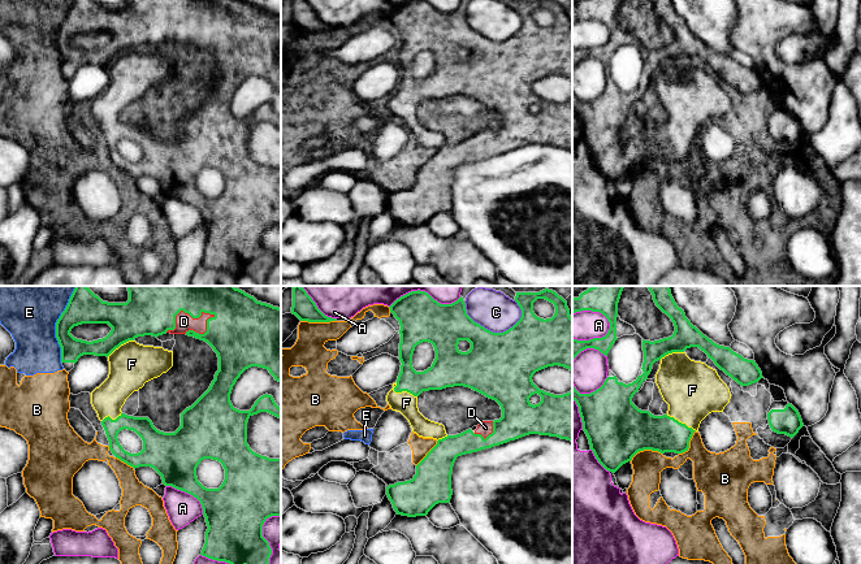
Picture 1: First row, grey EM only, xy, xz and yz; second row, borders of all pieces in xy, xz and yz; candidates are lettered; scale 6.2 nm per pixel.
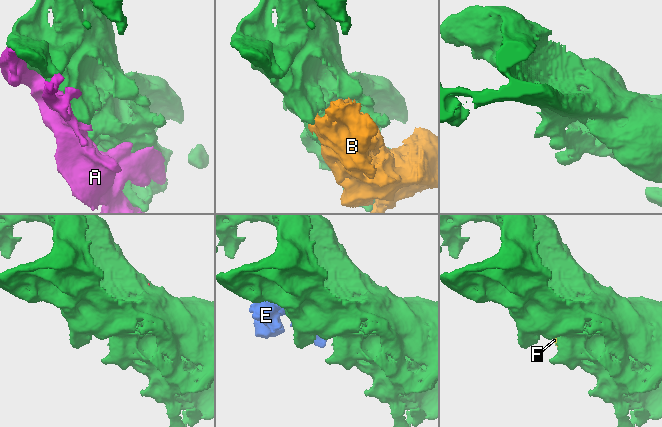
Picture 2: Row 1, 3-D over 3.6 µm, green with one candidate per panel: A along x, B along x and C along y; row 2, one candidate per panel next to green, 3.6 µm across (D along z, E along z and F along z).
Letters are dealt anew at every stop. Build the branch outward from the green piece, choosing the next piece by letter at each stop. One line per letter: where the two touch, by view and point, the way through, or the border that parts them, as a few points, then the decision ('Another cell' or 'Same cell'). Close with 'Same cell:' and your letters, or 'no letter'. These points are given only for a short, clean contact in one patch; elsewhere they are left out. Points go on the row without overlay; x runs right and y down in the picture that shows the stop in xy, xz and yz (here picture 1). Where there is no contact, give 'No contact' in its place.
A: Touches green at xy (189, 202). Another cell
B: Touches green at xz (317, 30). Another cell
C: Touches green at xz (489, 39). Another cell
D: Touches green at xy (185, 21). Same cell
E: Touches green at xy (56, 35). Another cell
F: Touches green at xz (402, 99). Same cell
Same cell: D, F

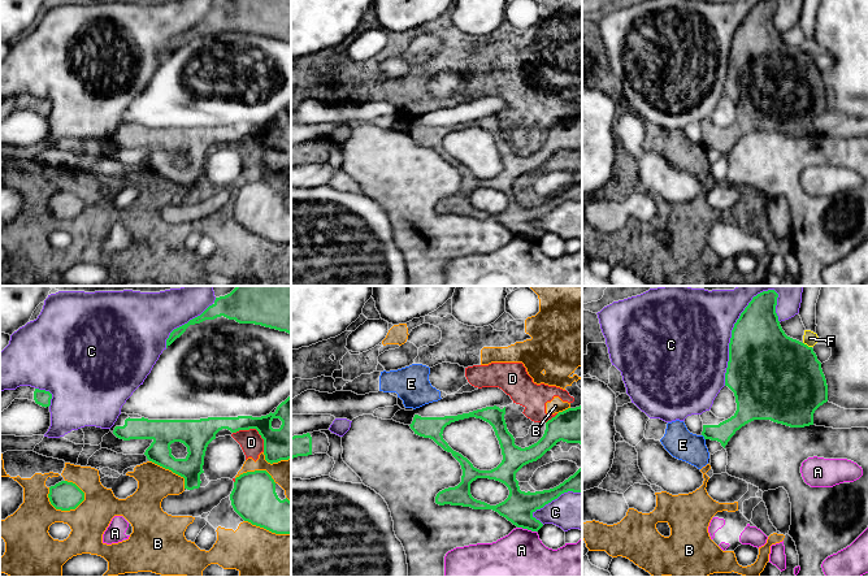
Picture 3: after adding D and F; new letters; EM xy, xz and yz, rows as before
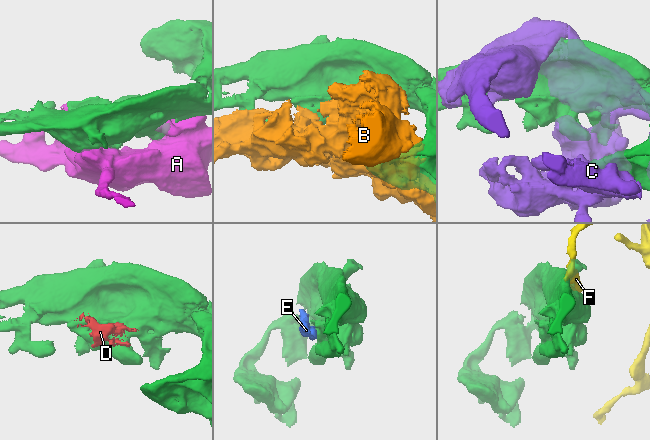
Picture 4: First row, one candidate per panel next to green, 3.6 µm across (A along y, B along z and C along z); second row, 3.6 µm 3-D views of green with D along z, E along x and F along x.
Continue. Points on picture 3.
A: Touches green at xz (526, 237). Another cell
B: Touches green at xy (60, 217). Another cell
C: Touches green at yz (732, 46). Another cell
D: Touches green at xy (255, 137). Another cell
E: Touches green at yz (703, 144). Boundary: yz (702, 143), (704, 148). Another cell
F: Touches green at yz (806, 53). Another cell
Same cell: no letter

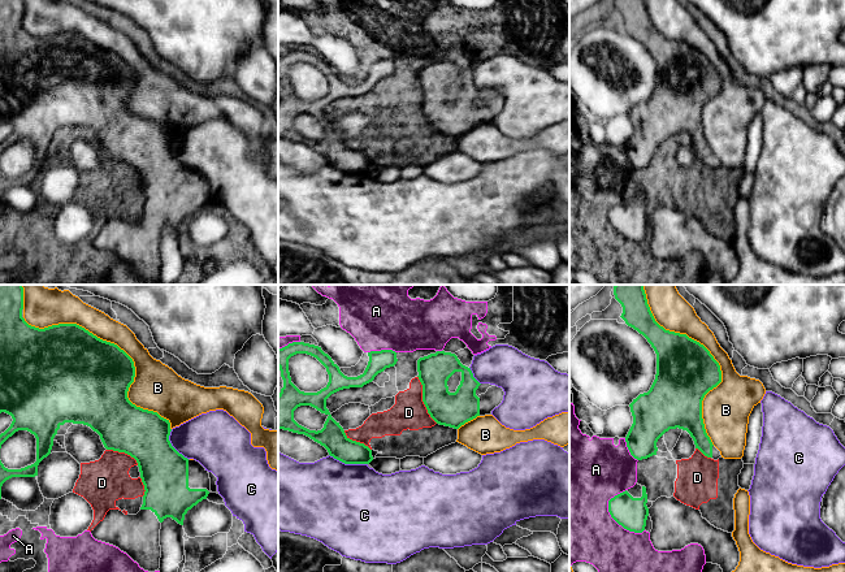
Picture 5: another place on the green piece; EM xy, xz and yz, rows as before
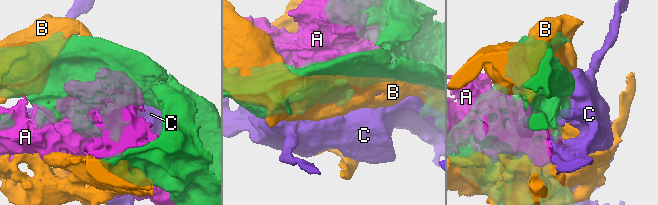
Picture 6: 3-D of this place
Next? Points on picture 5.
A: Touches green at yz (620, 233). Another cell
B: Touches green at xy (120, 57). Another cell
C: Touches green at xz (349, 172). Another cell
D: Touches green at xz (423, 108). Another cell
Same cell: no letter

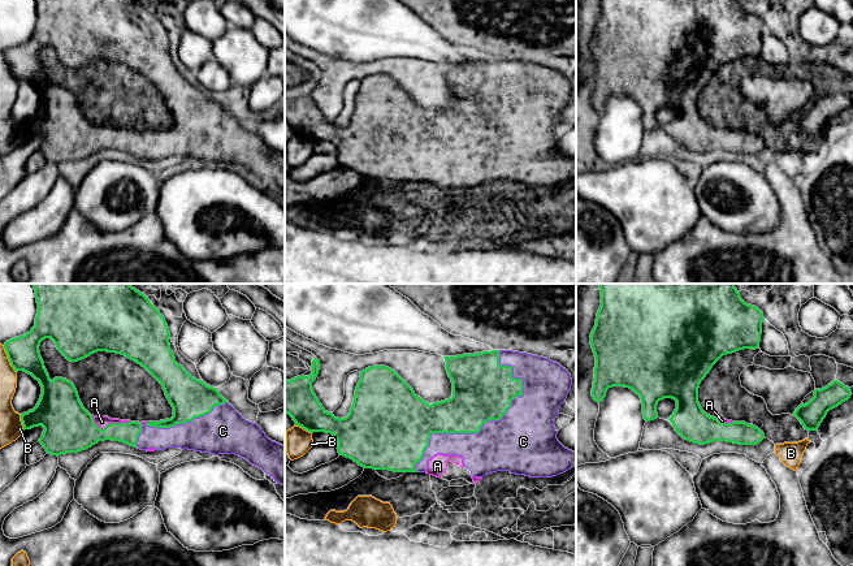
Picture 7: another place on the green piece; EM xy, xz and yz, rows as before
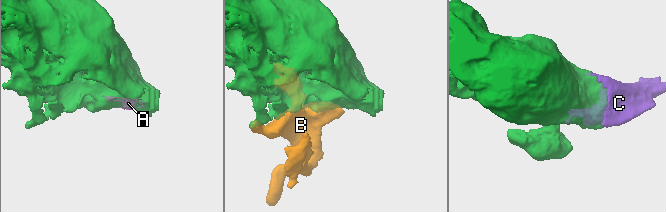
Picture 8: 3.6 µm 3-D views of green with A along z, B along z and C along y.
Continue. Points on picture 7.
A: Touches green at xy (108, 133). Same cell
B: Touches green at xy (21, 129). Another cell
C: Touches green at xz (489, 128). Same cell
Same cell: A, C

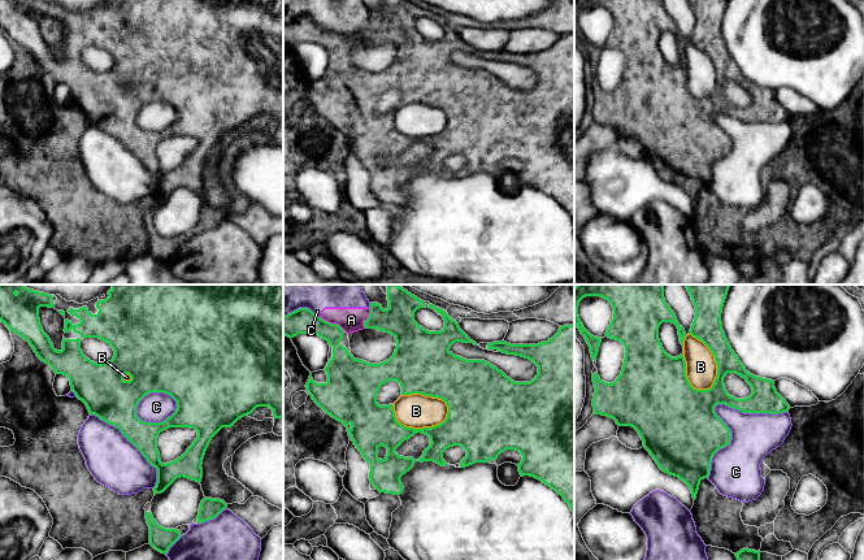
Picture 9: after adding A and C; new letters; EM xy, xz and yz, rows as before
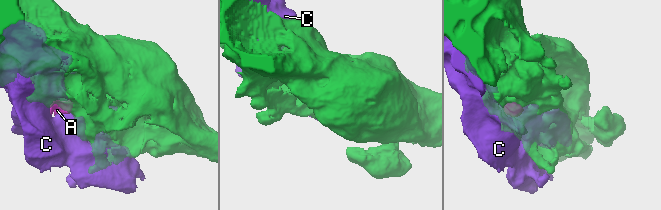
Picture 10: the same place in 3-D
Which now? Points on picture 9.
A: Touches green at xz (333, 33). Another cell
B: Touches green at xz (417, 138). Another cell
C: Touches green at yz (715, 114). Another cell
Same cell: no letter

